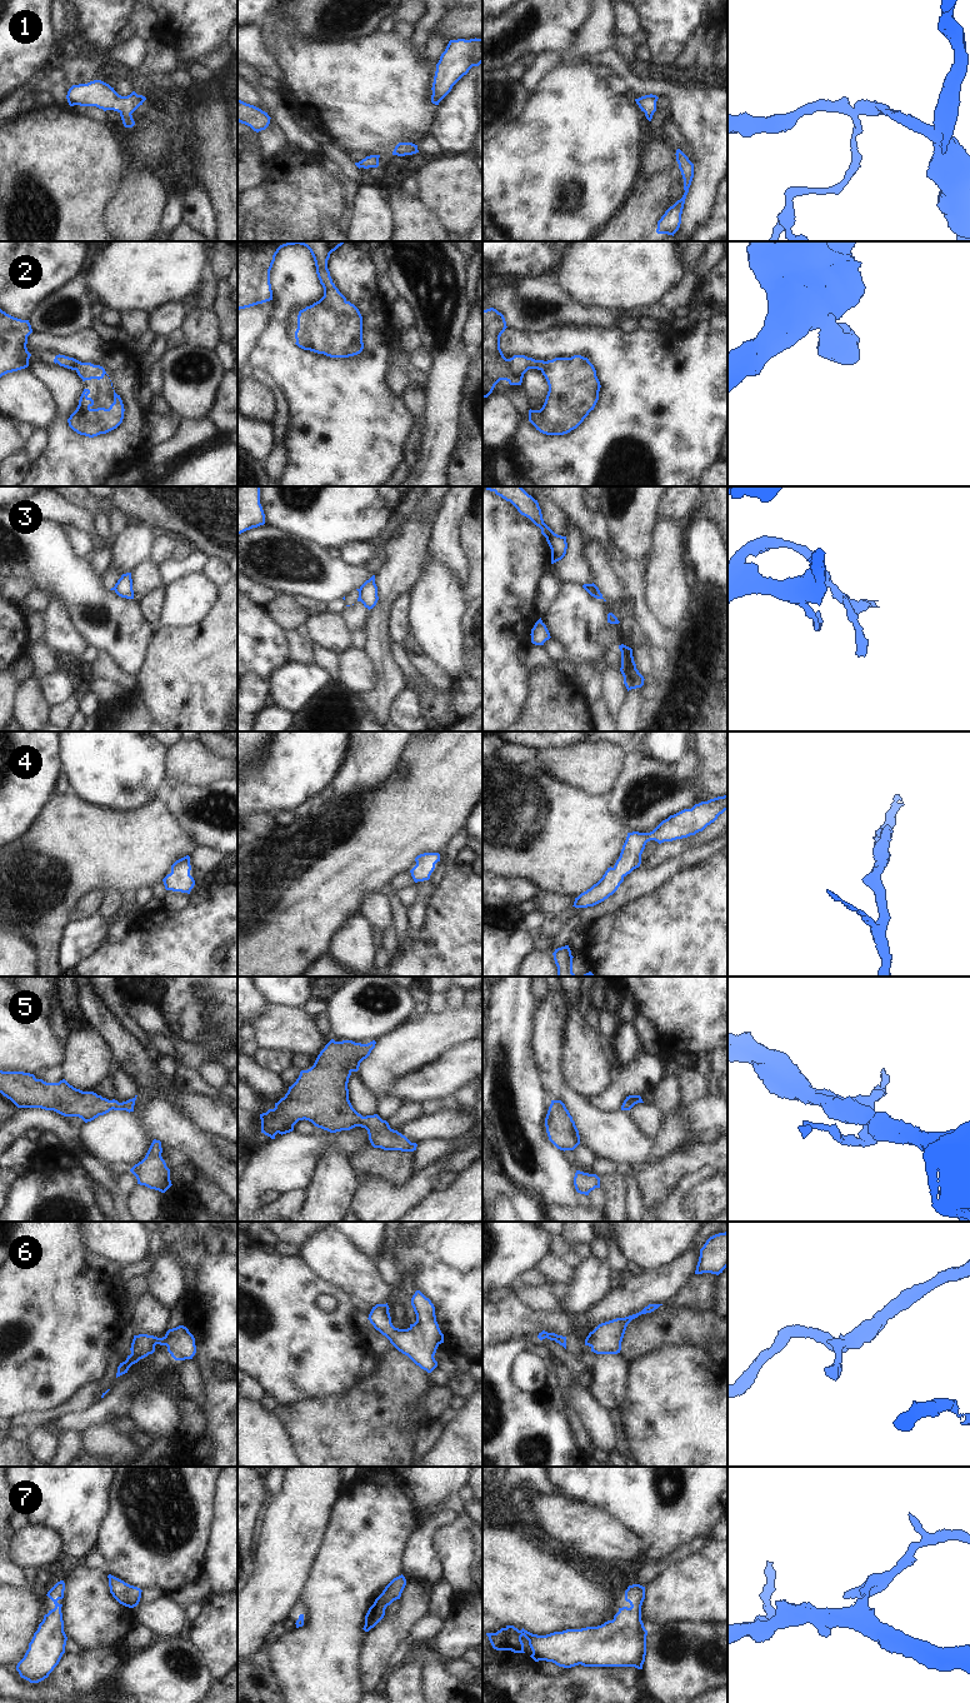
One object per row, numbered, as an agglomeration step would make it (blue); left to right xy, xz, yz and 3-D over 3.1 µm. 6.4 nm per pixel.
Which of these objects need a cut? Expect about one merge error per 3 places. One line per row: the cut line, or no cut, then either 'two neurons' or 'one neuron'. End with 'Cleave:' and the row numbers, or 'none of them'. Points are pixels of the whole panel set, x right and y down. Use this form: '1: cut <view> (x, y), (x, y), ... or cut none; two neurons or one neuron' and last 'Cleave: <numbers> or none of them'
1: cut none; one neuron
2: cut none; one neuron
3: cut yz (599, 592), (593, 595); two neurons
4: cut none; one neuron
5: cut none; one neuron
6: cut none; one neuron
7: cut none; one neuron
Cleave: 3

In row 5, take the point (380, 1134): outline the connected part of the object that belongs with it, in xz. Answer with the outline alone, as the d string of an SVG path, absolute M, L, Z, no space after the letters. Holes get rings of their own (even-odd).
M331 1039L314 1065L300 1072L275 1108L260 1114L261 1133L275 1139L278 1133L290 1133L299 1120L305 1119L330 1133L365 1128L374 1148L416 1150L418 1144L391 1129L386 1120L378 1114L362 1117L349 1100L349 1078L359 1070L360 1063L370 1055L375 1044L375 1040L361 1044Z

